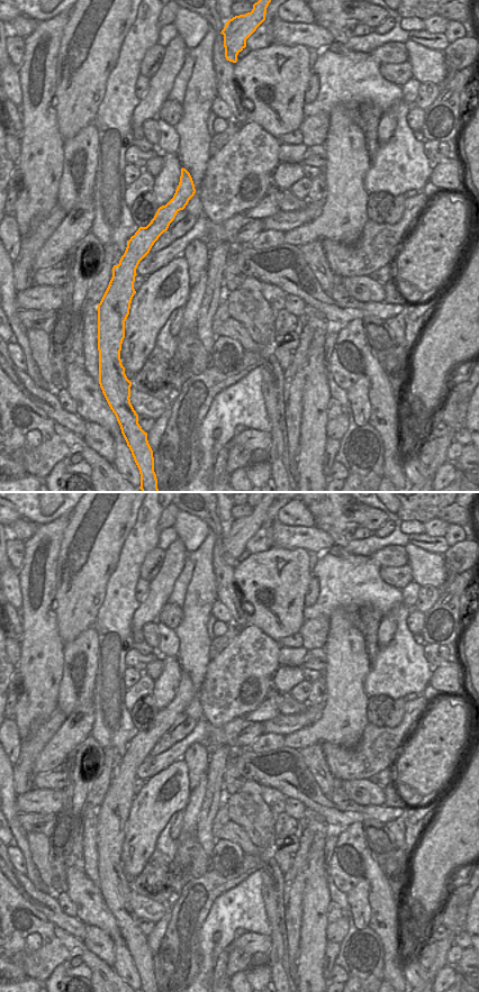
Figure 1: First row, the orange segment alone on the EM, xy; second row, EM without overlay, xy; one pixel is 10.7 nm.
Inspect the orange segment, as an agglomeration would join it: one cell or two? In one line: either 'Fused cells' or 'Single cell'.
Single cell

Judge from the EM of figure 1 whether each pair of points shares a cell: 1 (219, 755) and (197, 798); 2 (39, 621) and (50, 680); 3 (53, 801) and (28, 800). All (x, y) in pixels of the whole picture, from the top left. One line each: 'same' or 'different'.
1: different
2: same
3: same

